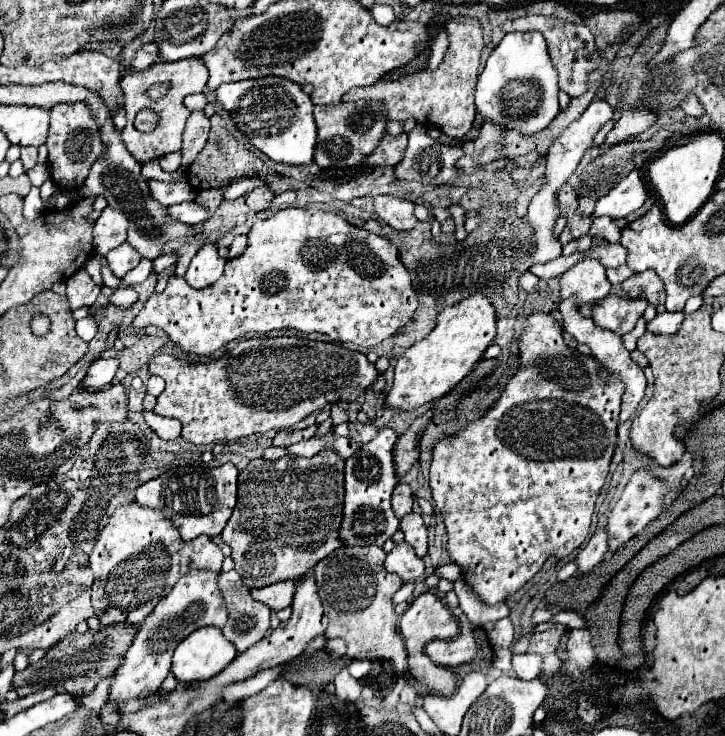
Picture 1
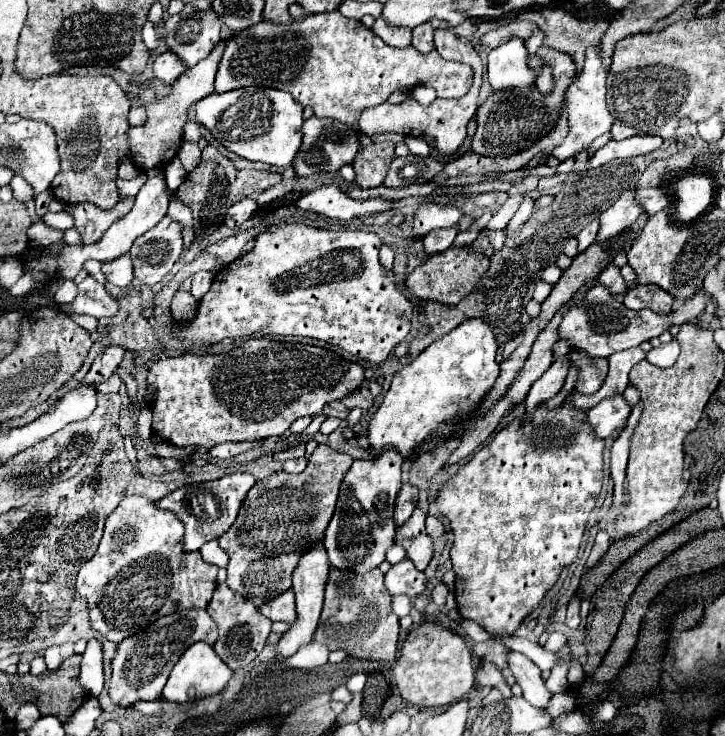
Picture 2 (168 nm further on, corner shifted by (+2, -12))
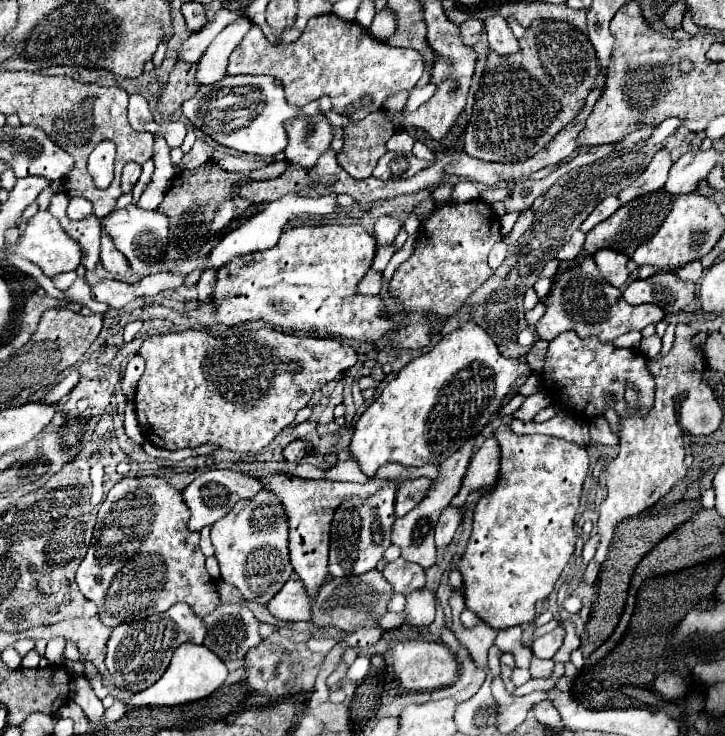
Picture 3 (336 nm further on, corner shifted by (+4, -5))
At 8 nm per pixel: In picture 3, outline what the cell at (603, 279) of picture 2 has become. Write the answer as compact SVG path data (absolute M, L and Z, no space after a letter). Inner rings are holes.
M600 248L594 252L594 262L598 266L598 270L602 272L602 276L612 284L612 286L624 286L624 282L628 280L628 256L610 248Z

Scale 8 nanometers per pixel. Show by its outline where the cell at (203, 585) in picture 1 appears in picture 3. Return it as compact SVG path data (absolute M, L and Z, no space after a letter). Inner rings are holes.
M182 602L174 604L166 612L148 616L144 620L138 620L132 624L124 622L112 630L112 636L108 640L108 652L106 652L108 672L112 674L114 684L120 690L128 690L134 694L142 692L148 686L152 686L166 672L170 658L180 644L184 644L184 642L202 644L204 634L206 634L206 628L204 628L202 618L198 618L190 610L190 606L186 606Z

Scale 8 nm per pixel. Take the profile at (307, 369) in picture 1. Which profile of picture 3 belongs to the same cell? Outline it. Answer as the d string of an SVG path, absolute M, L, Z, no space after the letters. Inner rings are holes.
M260 328L260 330L246 330L246 332L238 332L238 334L230 334L230 336L212 336L208 332L198 332L198 330L184 330L184 332L168 332L168 334L156 334L156 336L148 336L142 344L142 348L138 350L138 354L144 358L146 362L146 370L142 374L142 378L138 380L138 388L136 388L136 416L138 416L138 424L142 428L142 434L146 436L148 442L152 442L154 446L166 448L166 450L180 450L180 448L198 448L202 444L216 444L218 448L224 450L232 450L232 452L260 452L264 446L268 446L276 434L286 428L294 418L296 412L300 408L304 408L308 404L308 400L312 398L312 394L316 390L320 390L324 384L328 384L330 380L334 380L338 374L346 372L348 368L352 368L356 364L356 352L352 346L346 346L334 338L316 338L316 336L292 336L292 334L284 334L278 332L274 328ZM296 360L300 364L304 364L304 368L300 372L288 372L288 362Z

